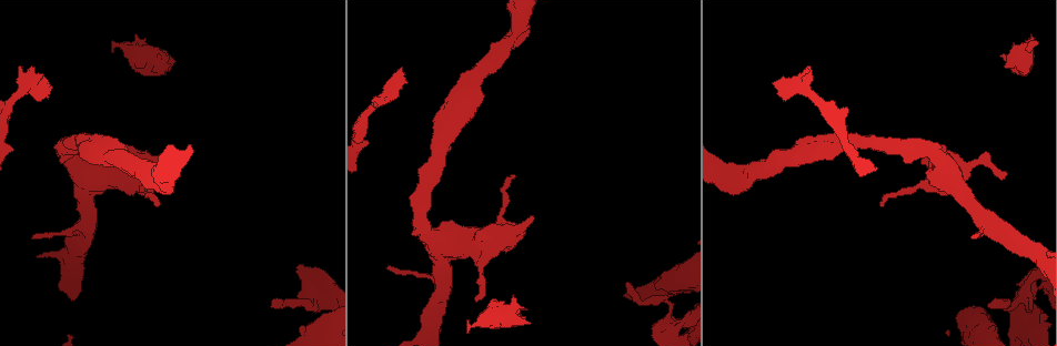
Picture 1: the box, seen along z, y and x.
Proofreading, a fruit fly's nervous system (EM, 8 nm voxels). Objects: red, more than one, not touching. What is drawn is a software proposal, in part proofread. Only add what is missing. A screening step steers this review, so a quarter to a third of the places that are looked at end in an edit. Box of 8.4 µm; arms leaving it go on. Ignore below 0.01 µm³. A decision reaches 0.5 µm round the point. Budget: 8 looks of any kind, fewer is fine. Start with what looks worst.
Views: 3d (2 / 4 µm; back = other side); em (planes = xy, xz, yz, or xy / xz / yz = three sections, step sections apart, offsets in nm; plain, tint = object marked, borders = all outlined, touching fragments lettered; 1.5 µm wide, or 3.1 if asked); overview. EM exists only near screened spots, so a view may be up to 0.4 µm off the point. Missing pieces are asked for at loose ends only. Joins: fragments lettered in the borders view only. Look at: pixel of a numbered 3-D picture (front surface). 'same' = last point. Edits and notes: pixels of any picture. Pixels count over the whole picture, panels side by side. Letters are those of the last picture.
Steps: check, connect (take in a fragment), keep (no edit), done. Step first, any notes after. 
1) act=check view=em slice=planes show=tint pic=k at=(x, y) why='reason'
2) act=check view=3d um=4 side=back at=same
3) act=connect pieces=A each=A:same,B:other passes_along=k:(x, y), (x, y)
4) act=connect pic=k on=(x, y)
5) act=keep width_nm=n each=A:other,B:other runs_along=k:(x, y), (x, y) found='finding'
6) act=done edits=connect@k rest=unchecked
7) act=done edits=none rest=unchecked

act=check view=3d um=4 side=back pic=1 at=(808, 66) why='tapers out'

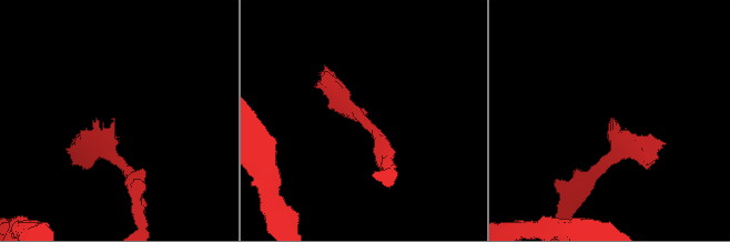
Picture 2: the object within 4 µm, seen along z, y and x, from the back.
act=check view=em slice=planes show=borders pic=2 at=(347, 118)

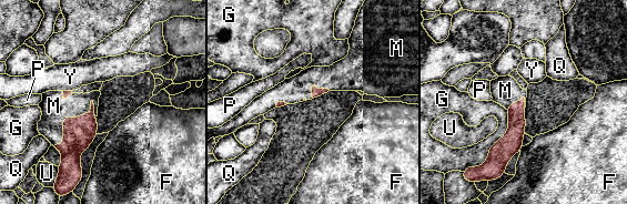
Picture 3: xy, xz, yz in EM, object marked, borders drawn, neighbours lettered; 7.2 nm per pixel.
act=connect pieces=M each=F:other,G:other,M:same,P:other,Q:other,U:other,Y:other found='it goes on there'

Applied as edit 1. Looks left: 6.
act=check view=overview why='see it whole again'

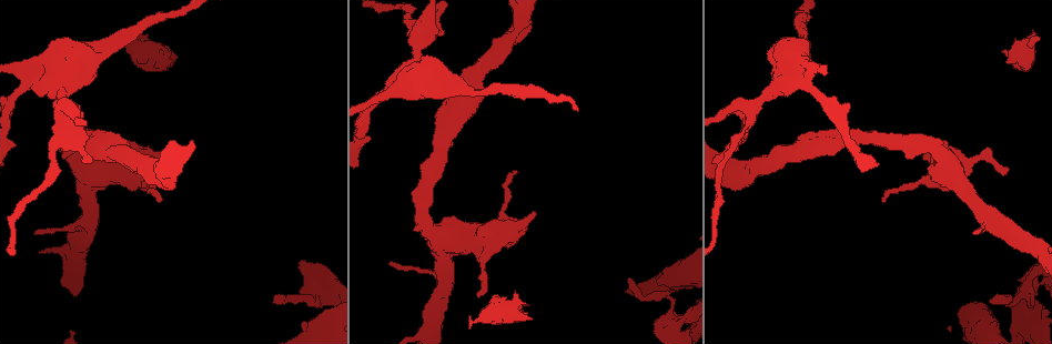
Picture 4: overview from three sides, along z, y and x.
act=check view=em slice=planes show=borders pic=4 at=(534, 214) why='stops while still wide'

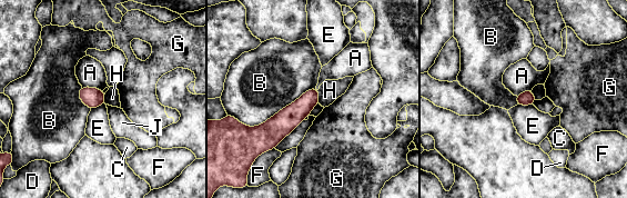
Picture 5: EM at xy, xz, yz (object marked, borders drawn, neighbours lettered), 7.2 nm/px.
act=keep each=A:other,B:other,C:other,D:other,E:other,F:other,G:other,H:other,J:other border=5:(317, 89), (319, 102) found='no lettered fragment goes on from it'

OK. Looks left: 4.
act=check view=3d um=4 pic=4 at=(390, 261)

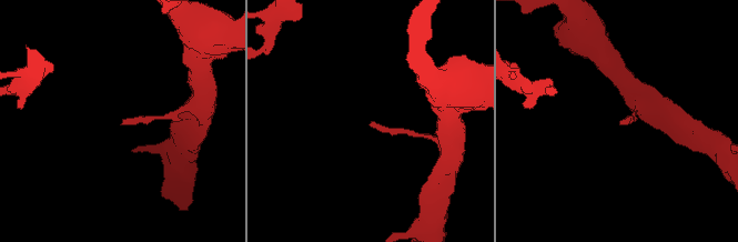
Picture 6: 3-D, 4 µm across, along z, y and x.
act=check view=em slice=planes show=borders pic=6 at=(123, 122)

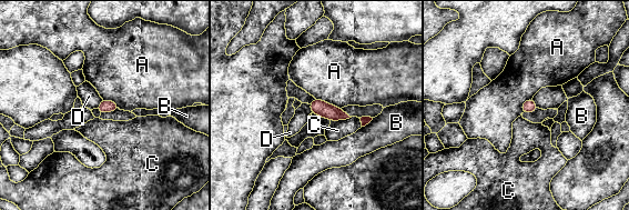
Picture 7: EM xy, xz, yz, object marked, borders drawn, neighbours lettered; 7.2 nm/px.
act=keep longest_contact=A:220nm each=A:other,B:other,C:other,D:other border=7:(102, 99), (95, 108) found='no lettered fragment goes on from it'

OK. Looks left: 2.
act=done edits=connect@3 rest=unchecked

